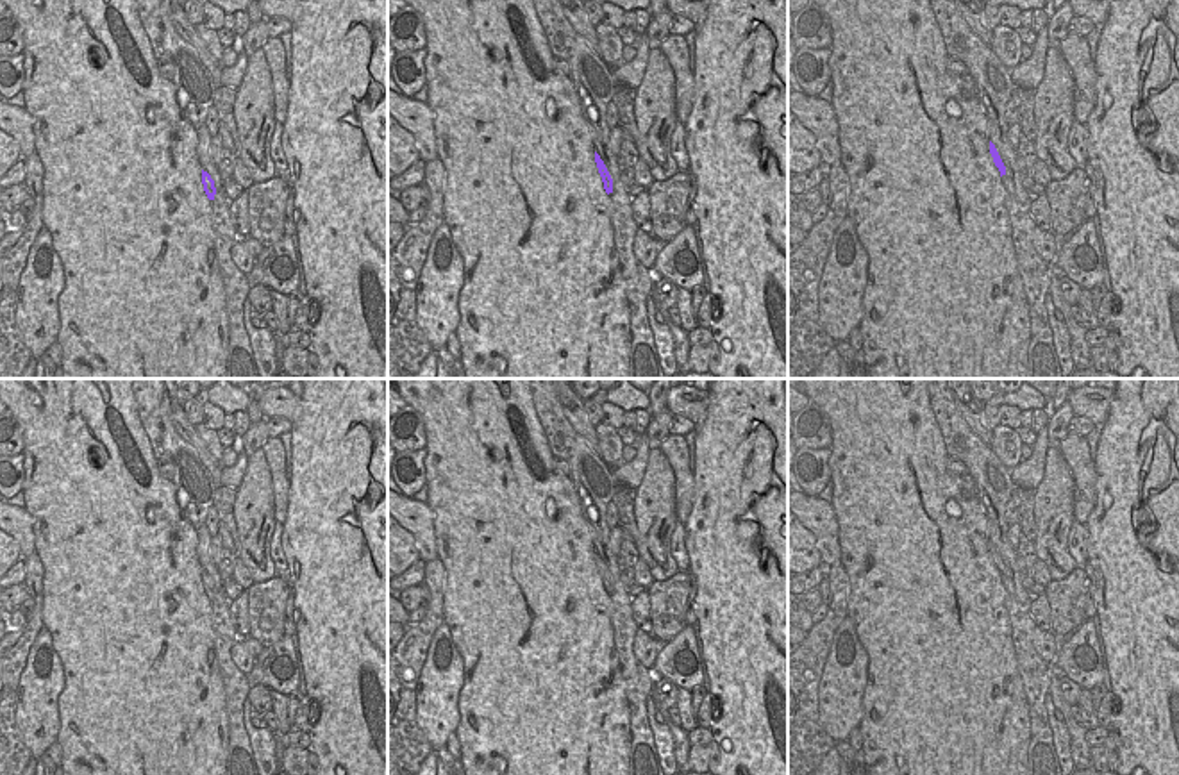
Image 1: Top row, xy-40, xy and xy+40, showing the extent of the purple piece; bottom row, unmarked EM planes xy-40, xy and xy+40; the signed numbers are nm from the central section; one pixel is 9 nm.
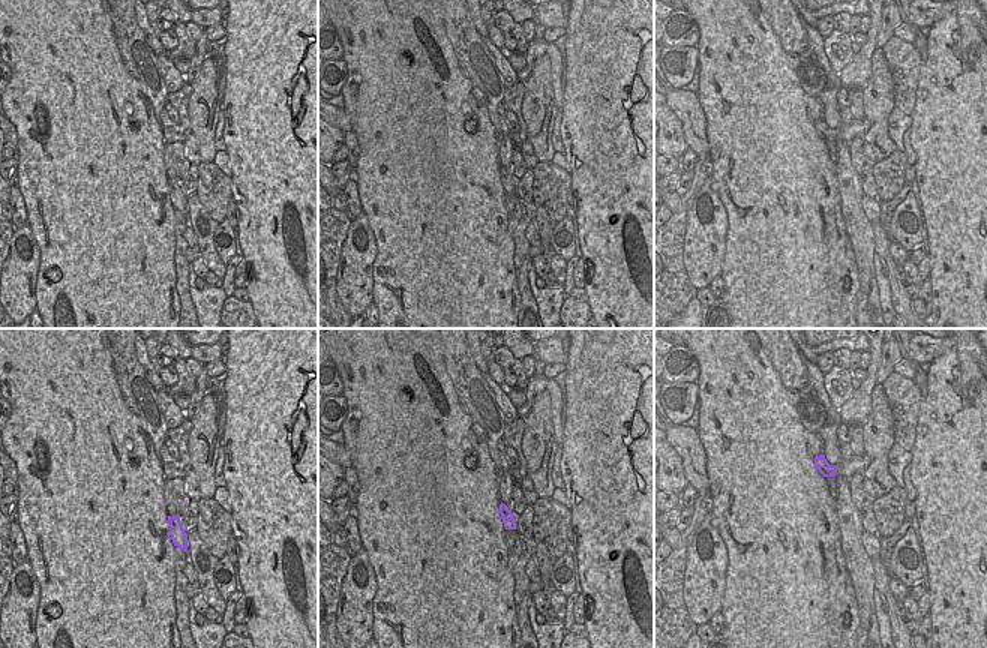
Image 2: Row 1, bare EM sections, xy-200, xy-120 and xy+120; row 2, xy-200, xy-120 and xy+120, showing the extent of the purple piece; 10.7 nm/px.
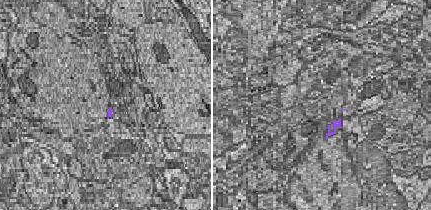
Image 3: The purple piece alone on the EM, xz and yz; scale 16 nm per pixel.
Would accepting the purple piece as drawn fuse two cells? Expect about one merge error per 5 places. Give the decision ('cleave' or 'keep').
keep

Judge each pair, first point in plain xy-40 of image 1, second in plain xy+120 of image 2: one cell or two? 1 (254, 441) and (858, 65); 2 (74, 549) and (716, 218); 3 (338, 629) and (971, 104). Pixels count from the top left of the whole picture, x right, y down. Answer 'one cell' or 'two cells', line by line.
1: two cells
2: two cells
3: one cell

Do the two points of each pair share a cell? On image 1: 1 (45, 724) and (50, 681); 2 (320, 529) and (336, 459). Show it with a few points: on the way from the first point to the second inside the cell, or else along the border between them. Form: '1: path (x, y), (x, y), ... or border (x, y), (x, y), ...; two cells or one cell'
1: path (45, 713), (45, 691); one cell
2: path (334, 511), (336, 477); one cell

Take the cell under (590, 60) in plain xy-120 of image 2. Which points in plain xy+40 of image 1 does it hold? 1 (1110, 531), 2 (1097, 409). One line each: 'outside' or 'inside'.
1: inside
2: outside

